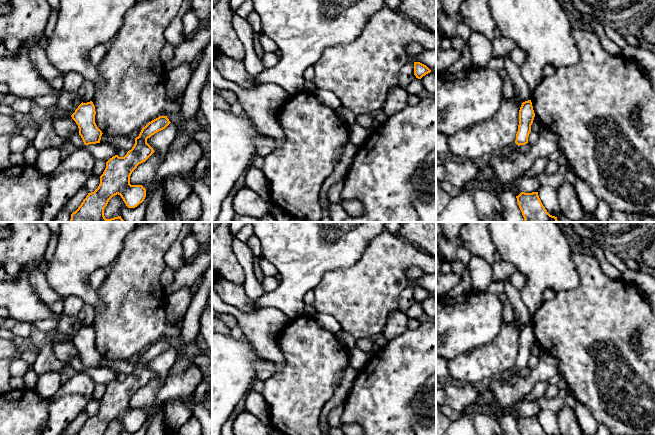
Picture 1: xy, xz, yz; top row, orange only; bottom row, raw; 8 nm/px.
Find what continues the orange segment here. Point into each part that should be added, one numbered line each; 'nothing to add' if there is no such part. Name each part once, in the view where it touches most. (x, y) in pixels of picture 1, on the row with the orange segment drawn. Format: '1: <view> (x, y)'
nothing to add

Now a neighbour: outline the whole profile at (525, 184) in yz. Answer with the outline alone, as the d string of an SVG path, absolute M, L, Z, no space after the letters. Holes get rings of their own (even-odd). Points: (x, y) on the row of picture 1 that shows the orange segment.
M523 175L516 181L511 182L512 185L516 186L521 192L532 193L538 192L541 184L537 178L530 178Z

